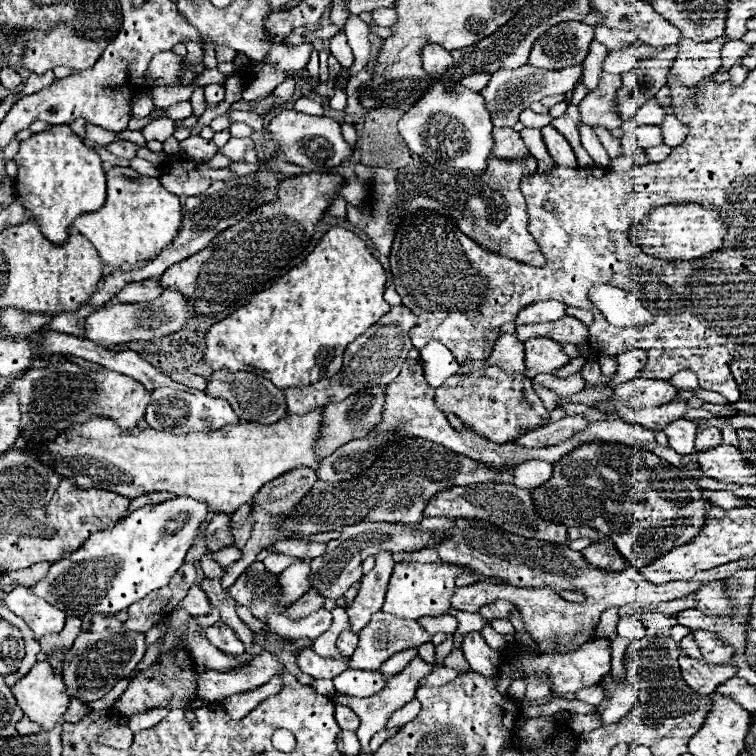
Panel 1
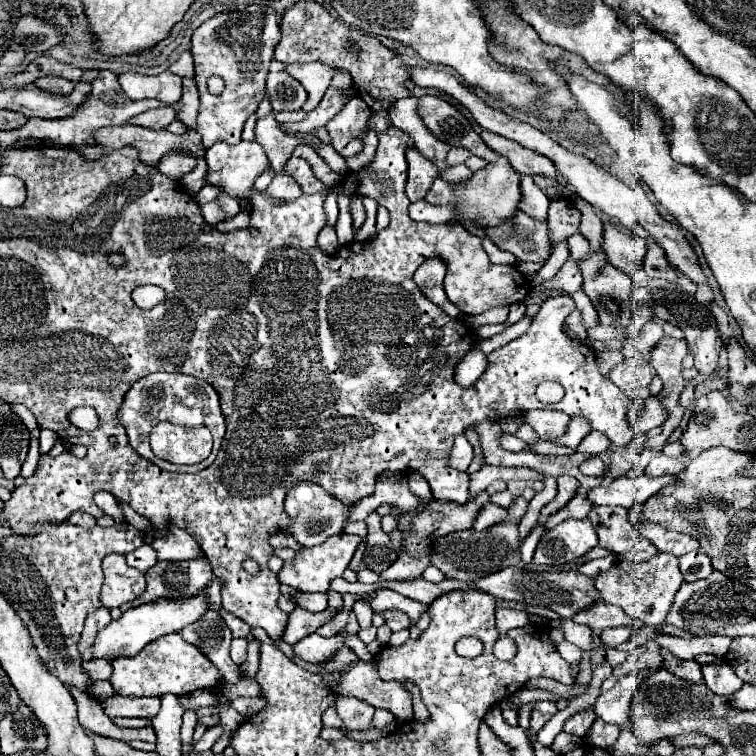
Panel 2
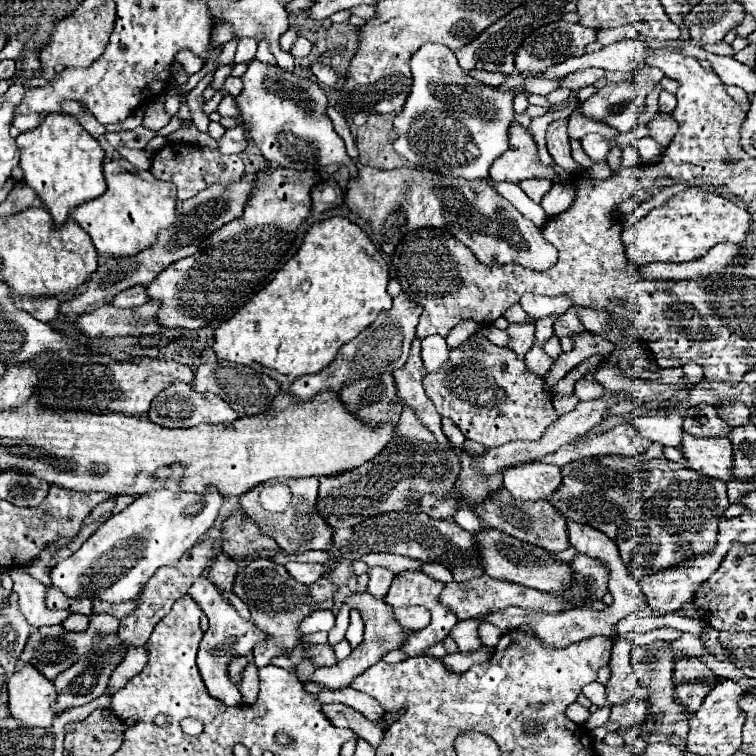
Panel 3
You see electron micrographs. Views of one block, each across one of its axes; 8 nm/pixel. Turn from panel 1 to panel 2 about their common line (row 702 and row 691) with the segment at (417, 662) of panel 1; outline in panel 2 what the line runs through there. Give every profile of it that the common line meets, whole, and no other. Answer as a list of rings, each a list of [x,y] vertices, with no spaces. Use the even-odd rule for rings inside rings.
[[[297,656],[294,657],[293,662],[305,670],[310,670],[310,672],[314,672],[314,674],[320,674],[320,676],[324,678],[324,682],[326,682],[336,694],[354,696],[354,698],[358,698],[358,700],[362,700],[362,702],[368,702],[368,704],[374,706],[374,708],[384,708],[384,710],[392,712],[394,718],[400,720],[400,722],[412,720],[412,698],[410,698],[410,692],[408,692],[400,682],[380,680],[380,676],[378,676],[378,672],[376,672],[376,666],[374,666],[372,662],[358,662],[358,664],[354,664],[352,668],[348,668],[346,672],[342,672],[342,676],[340,676],[338,682],[334,682],[328,674],[322,674],[316,664],[305,662]]]

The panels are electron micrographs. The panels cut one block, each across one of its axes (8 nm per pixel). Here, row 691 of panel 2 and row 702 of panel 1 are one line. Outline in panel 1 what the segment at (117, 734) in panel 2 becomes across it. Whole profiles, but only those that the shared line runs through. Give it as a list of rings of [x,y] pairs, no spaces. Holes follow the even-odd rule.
[[[72,698],[72,700],[70,700],[70,706],[68,706],[66,714],[64,714],[64,720],[66,720],[66,722],[78,722],[78,720],[84,718],[88,712],[90,712],[88,704],[80,702],[78,698]]]

